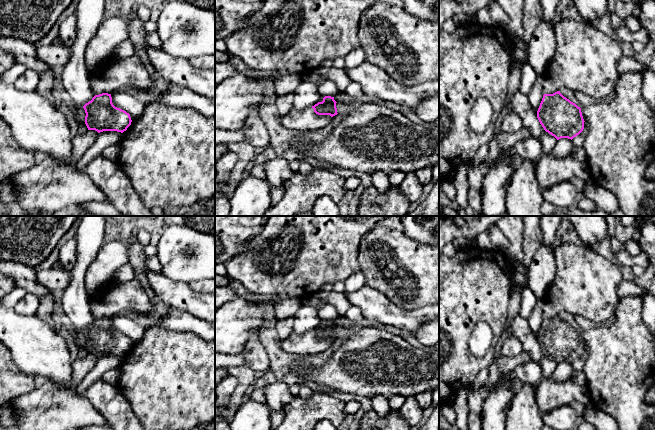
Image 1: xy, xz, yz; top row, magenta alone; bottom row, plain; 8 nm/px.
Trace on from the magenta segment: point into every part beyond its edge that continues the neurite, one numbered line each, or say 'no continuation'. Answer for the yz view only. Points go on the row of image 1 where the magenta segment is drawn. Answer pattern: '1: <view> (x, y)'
1: yz (569, 94)

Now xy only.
1: xy (80, 114)

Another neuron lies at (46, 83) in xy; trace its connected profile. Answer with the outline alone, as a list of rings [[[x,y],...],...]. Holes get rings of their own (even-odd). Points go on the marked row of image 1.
[[[48,67],[45,71],[39,73],[39,83],[36,92],[43,97],[51,98],[54,84],[55,77],[52,67]]]

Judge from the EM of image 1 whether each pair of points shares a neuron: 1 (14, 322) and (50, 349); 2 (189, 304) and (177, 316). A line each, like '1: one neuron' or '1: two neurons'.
1: one neuron
2: two neurons

